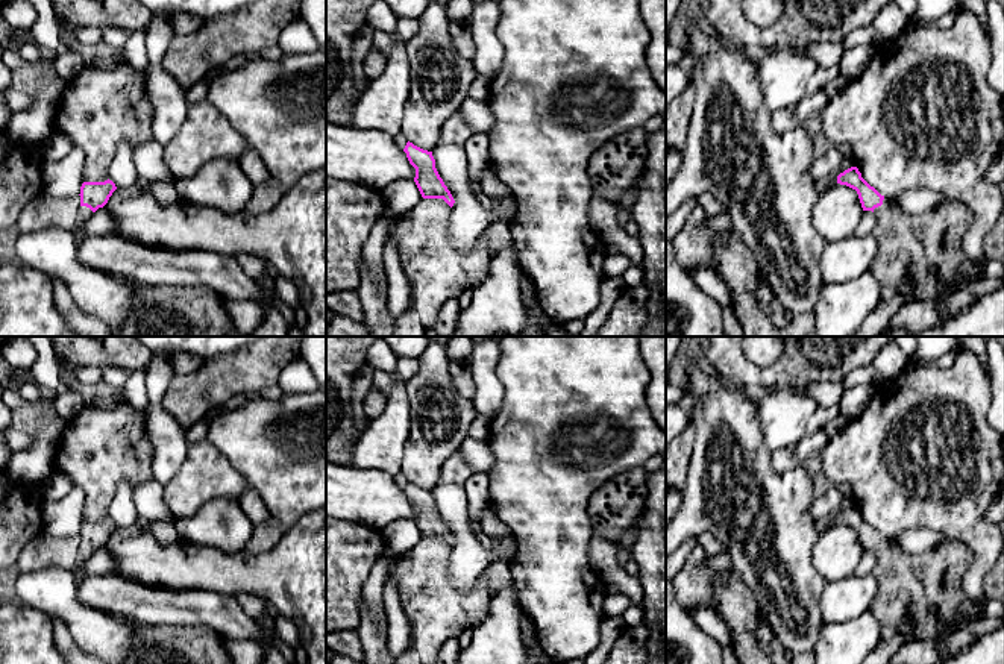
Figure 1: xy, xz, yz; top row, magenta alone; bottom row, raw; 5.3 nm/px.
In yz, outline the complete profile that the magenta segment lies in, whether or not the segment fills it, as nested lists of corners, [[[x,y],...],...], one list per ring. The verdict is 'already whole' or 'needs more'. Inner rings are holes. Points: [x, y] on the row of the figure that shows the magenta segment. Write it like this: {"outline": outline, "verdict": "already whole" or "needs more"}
{"outline": [[[857,167],[840,173],[837,183],[855,189],[863,211],[875,214],[871,236],[877,241],[877,255],[869,271],[881,285],[881,302],[901,294],[908,303],[927,303],[937,300],[945,290],[952,294],[986,276],[984,262],[968,261],[962,250],[963,238],[974,220],[965,203],[945,199],[937,208],[927,212],[908,214],[871,186]]], "verdict": "needs more"}

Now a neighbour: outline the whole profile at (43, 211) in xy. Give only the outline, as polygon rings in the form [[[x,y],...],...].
[[[39,193],[20,214],[17,227],[20,233],[55,226],[73,230],[80,208],[80,196],[56,199]]]

